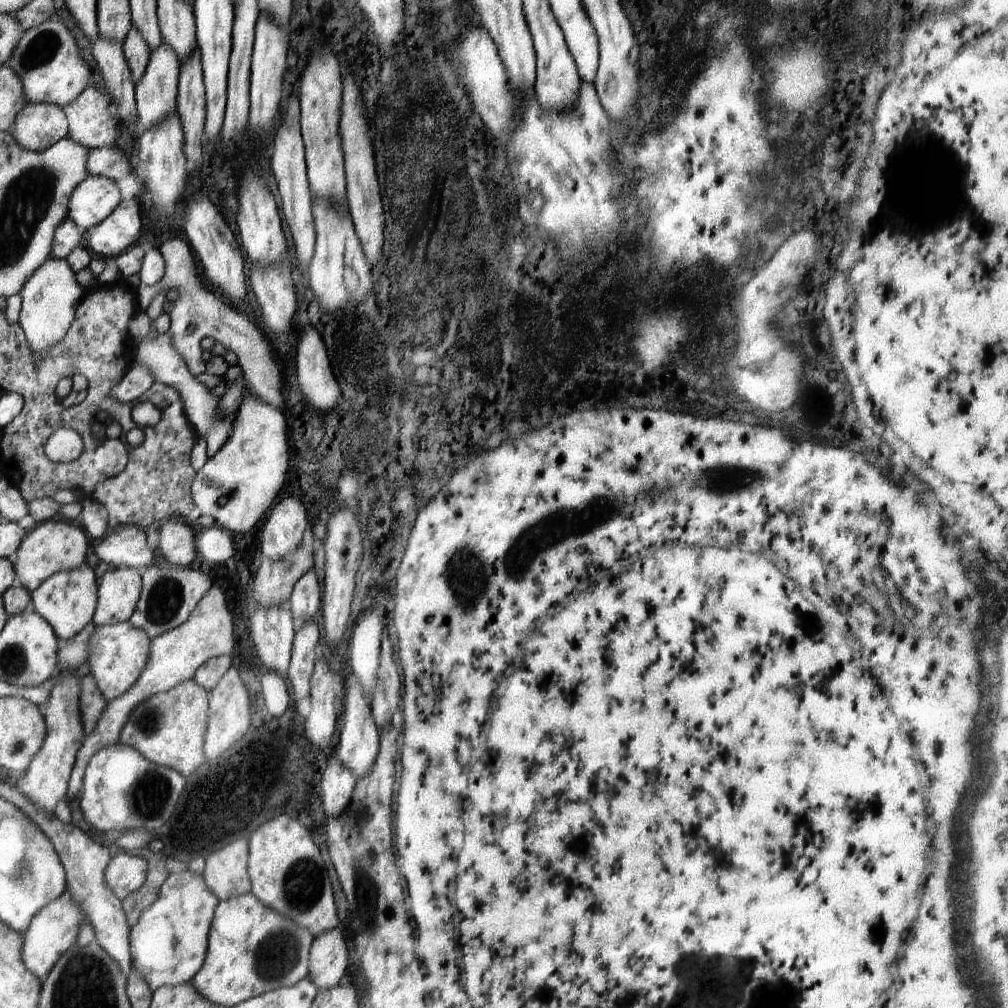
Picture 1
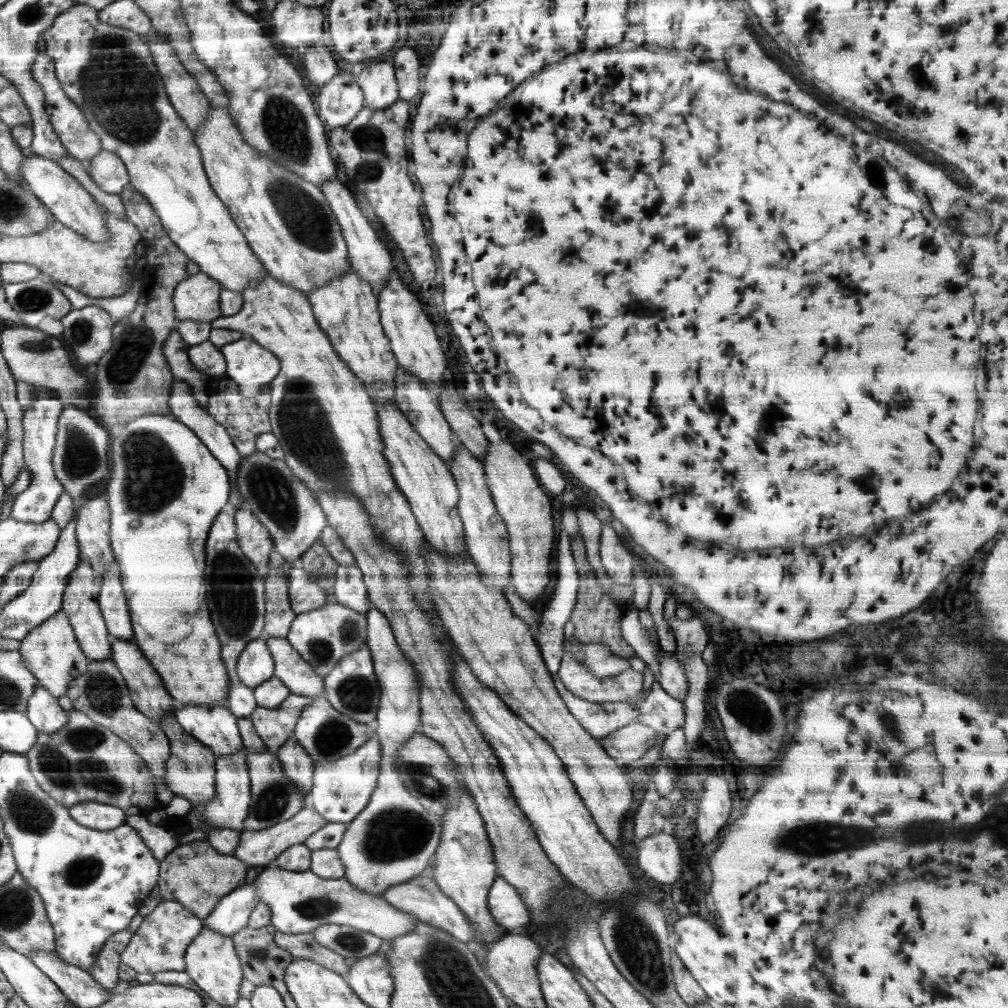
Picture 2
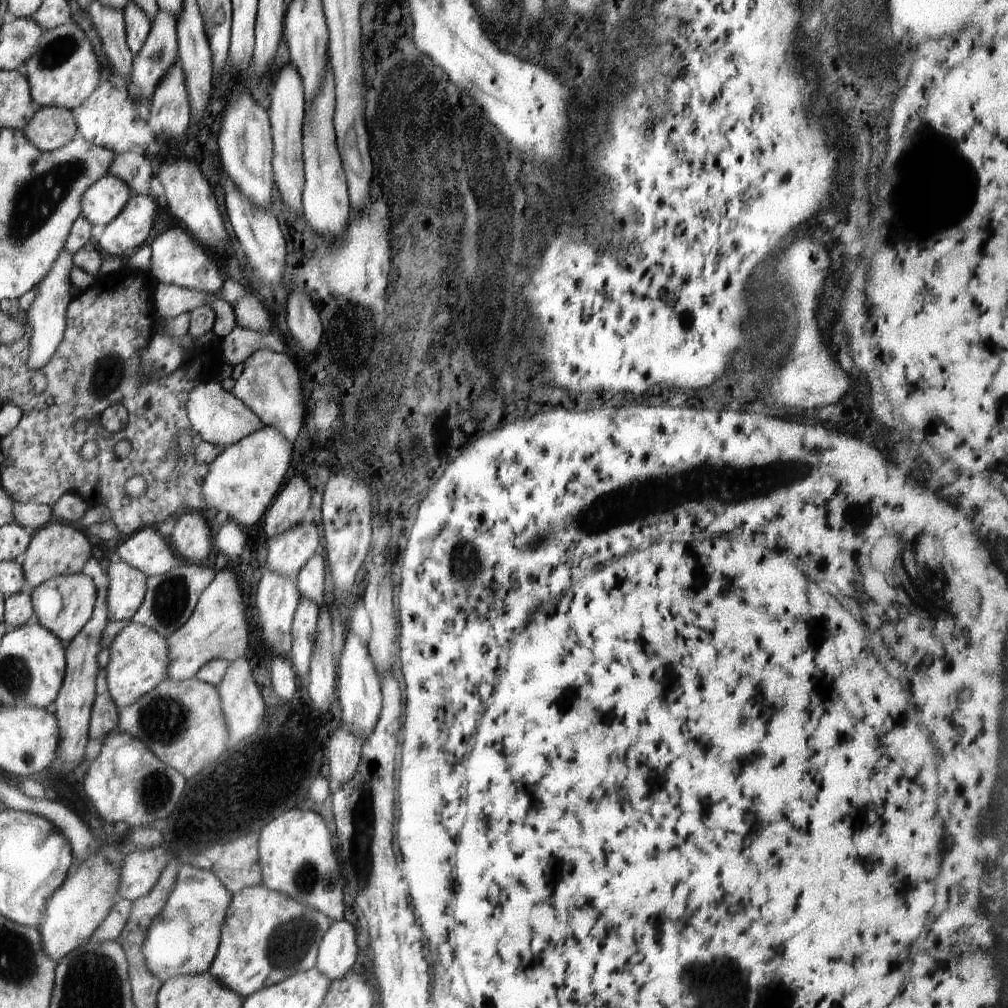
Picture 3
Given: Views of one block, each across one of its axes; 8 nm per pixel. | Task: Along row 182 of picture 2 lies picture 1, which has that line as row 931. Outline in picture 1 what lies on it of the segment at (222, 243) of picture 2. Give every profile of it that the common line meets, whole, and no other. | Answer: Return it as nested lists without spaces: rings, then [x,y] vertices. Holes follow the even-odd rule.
[[[186,868],[169,873],[160,887],[157,900],[141,914],[137,924],[129,929],[129,949],[132,951],[134,969],[146,979],[152,991],[164,985],[173,987],[191,982],[202,968],[207,955],[212,919],[219,902],[219,898],[206,886],[203,875]]]

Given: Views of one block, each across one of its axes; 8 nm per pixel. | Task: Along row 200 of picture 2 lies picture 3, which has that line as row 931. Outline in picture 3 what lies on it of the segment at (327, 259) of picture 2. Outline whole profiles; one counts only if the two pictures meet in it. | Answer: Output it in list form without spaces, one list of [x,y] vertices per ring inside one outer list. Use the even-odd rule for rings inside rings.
[[[264,883],[245,888],[233,894],[225,924],[222,925],[221,943],[209,973],[246,998],[254,991],[290,978],[295,972],[314,967],[317,963],[319,944],[331,924],[332,920],[323,912],[298,902],[283,892],[270,890]]]

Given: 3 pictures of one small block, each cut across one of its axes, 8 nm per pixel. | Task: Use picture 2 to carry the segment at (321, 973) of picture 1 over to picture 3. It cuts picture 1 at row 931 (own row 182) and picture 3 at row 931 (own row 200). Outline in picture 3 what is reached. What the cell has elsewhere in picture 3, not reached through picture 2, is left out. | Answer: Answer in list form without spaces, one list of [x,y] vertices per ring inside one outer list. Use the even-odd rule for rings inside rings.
[[[345,918],[333,921],[319,944],[315,967],[333,981],[350,972],[356,958],[358,946],[354,924]]]

